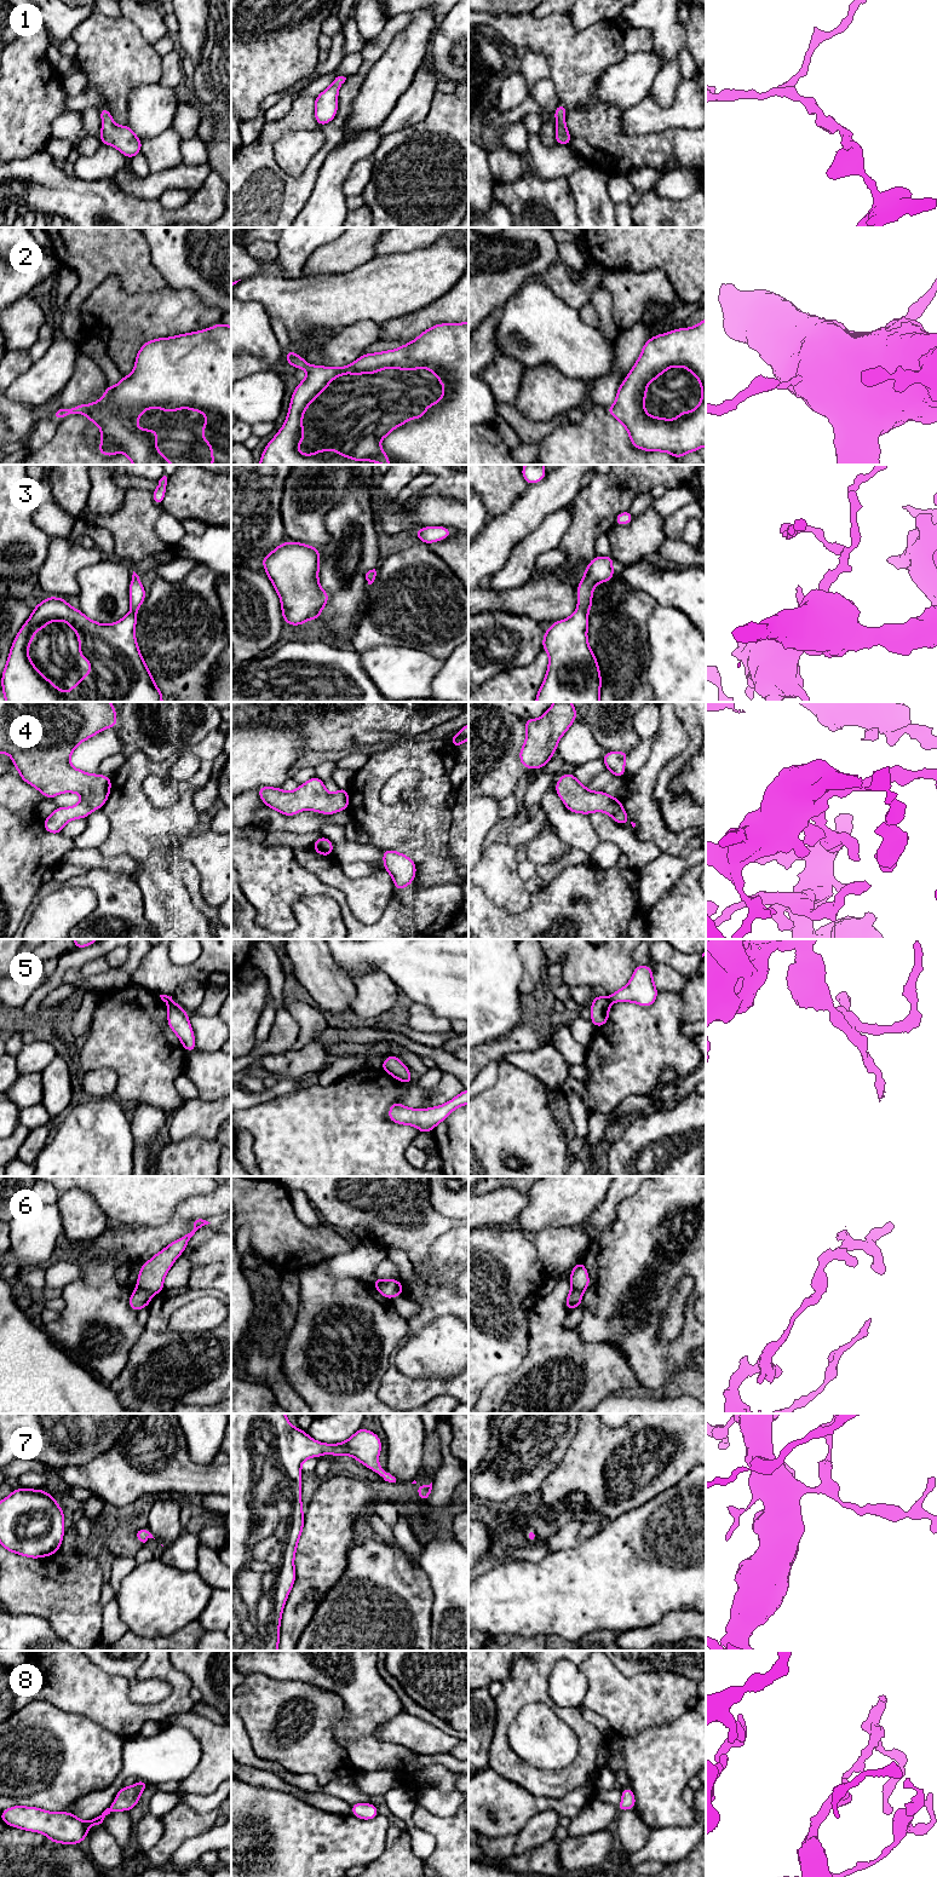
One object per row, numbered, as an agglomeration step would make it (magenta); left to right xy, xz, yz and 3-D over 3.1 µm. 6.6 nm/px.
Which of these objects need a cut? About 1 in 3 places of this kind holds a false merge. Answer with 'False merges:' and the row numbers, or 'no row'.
False merges: 5, 6

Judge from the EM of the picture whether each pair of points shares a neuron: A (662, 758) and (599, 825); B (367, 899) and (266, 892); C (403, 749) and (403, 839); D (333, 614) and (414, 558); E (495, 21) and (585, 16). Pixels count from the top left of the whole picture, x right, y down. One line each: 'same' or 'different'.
A: different
B: different
C: same
D: different
E: different

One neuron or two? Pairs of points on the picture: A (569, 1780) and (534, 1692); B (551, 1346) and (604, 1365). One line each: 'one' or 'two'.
A: one
B: one

